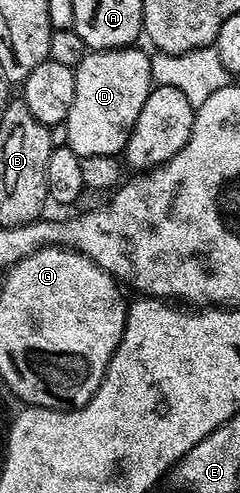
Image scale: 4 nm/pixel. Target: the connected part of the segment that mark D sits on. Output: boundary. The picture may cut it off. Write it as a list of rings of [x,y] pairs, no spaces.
[[[130,45],[112,51],[90,50],[75,69],[75,101],[71,101],[71,113],[64,123],[67,145],[82,159],[124,152],[139,109],[154,86],[150,56],[137,49]]]

